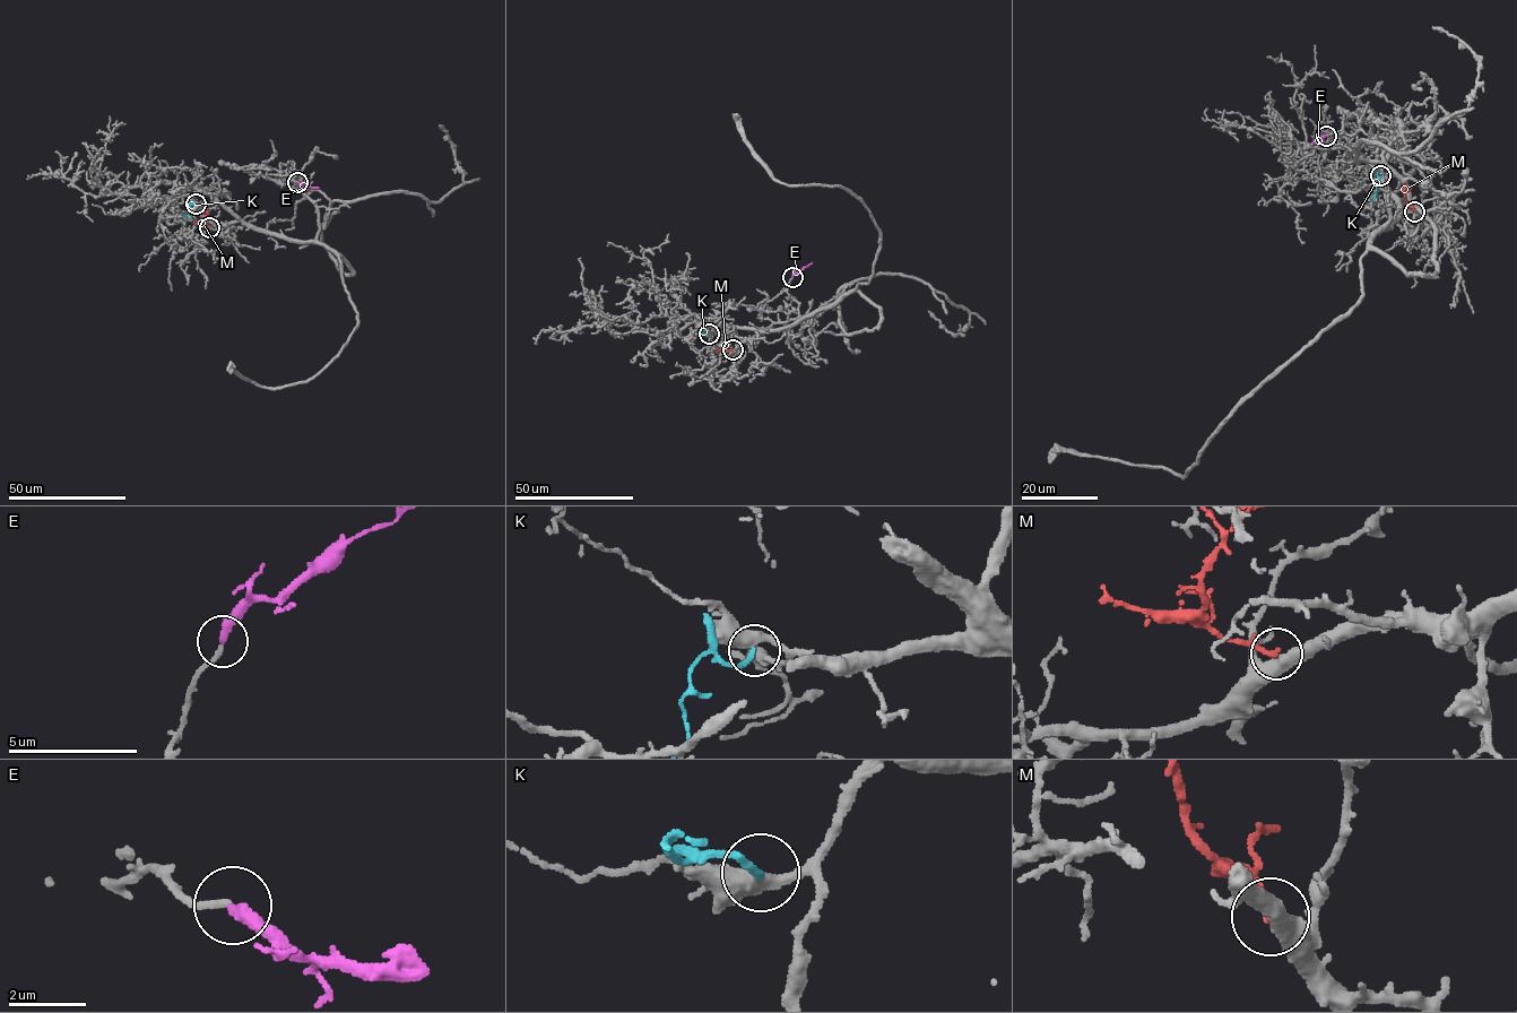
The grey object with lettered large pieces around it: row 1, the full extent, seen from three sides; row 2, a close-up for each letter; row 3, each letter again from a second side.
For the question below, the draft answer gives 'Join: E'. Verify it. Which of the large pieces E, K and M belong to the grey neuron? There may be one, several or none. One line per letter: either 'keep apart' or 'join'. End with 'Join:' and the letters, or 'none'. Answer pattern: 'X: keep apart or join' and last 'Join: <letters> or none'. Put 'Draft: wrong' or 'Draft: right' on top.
Draft: wrong
E: join
K: keep apart
M: join
Join: E, M

